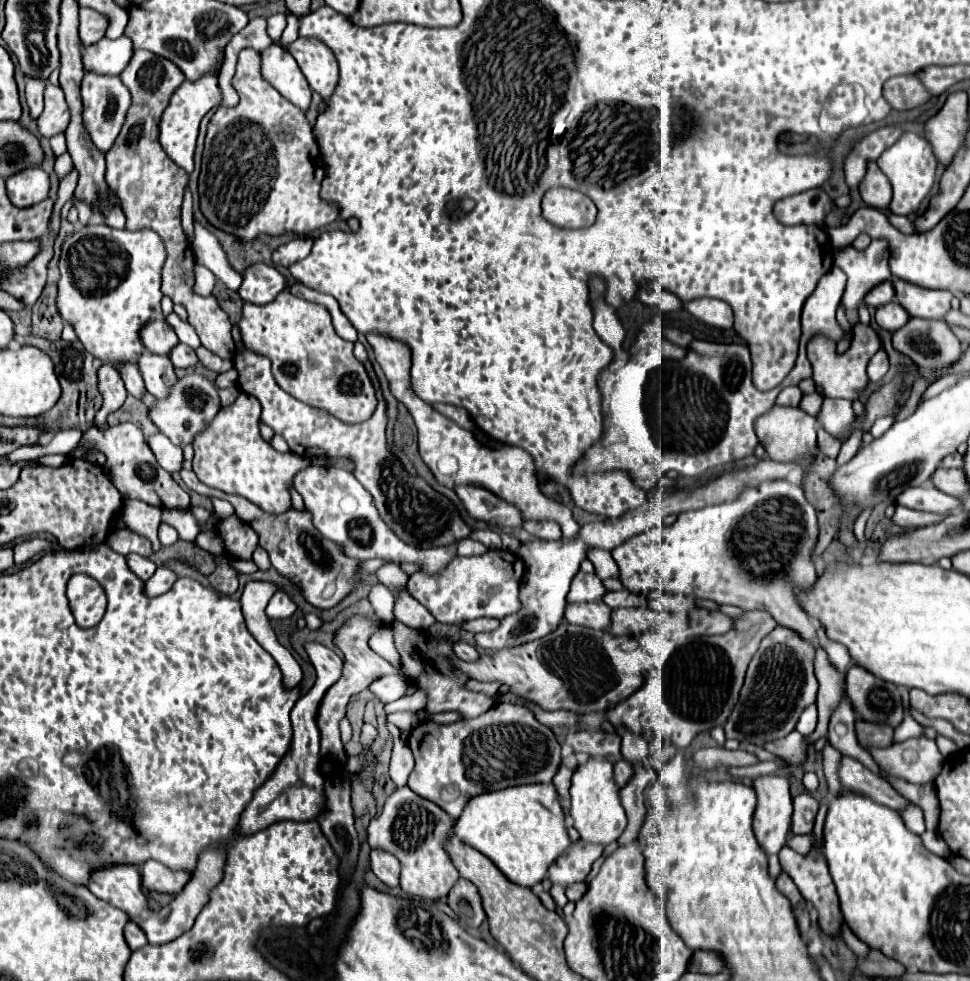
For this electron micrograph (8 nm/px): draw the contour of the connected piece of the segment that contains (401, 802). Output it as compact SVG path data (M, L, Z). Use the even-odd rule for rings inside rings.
M402 786L388 796L382 814L372 818L368 826L368 844L378 850L386 850L400 860L400 888L408 896L434 900L446 896L460 878L460 872L446 852L452 826L454 820L448 816L448 812L444 812L434 802L426 802L426 798L418 796L408 786Z

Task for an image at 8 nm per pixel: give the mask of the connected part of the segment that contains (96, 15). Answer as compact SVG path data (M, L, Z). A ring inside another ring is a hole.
M80 8L80 42L84 46L96 44L106 36L108 16L92 8Z

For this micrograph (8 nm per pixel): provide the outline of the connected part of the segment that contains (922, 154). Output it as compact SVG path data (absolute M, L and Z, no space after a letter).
M906 132L894 146L884 150L884 154L876 160L876 164L886 174L886 178L892 182L892 192L894 192L892 204L890 204L892 214L902 214L902 216L914 214L934 186L938 160L932 152L932 146L926 140L922 140L920 136L916 136L912 132Z

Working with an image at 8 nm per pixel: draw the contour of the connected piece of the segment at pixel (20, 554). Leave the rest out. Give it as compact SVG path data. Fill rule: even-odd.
M40 538L24 540L24 542L20 542L20 544L14 546L16 566L32 560L34 554L40 554L40 550L64 550L64 548L60 544L56 544L56 542L50 542L50 540L40 540Z

